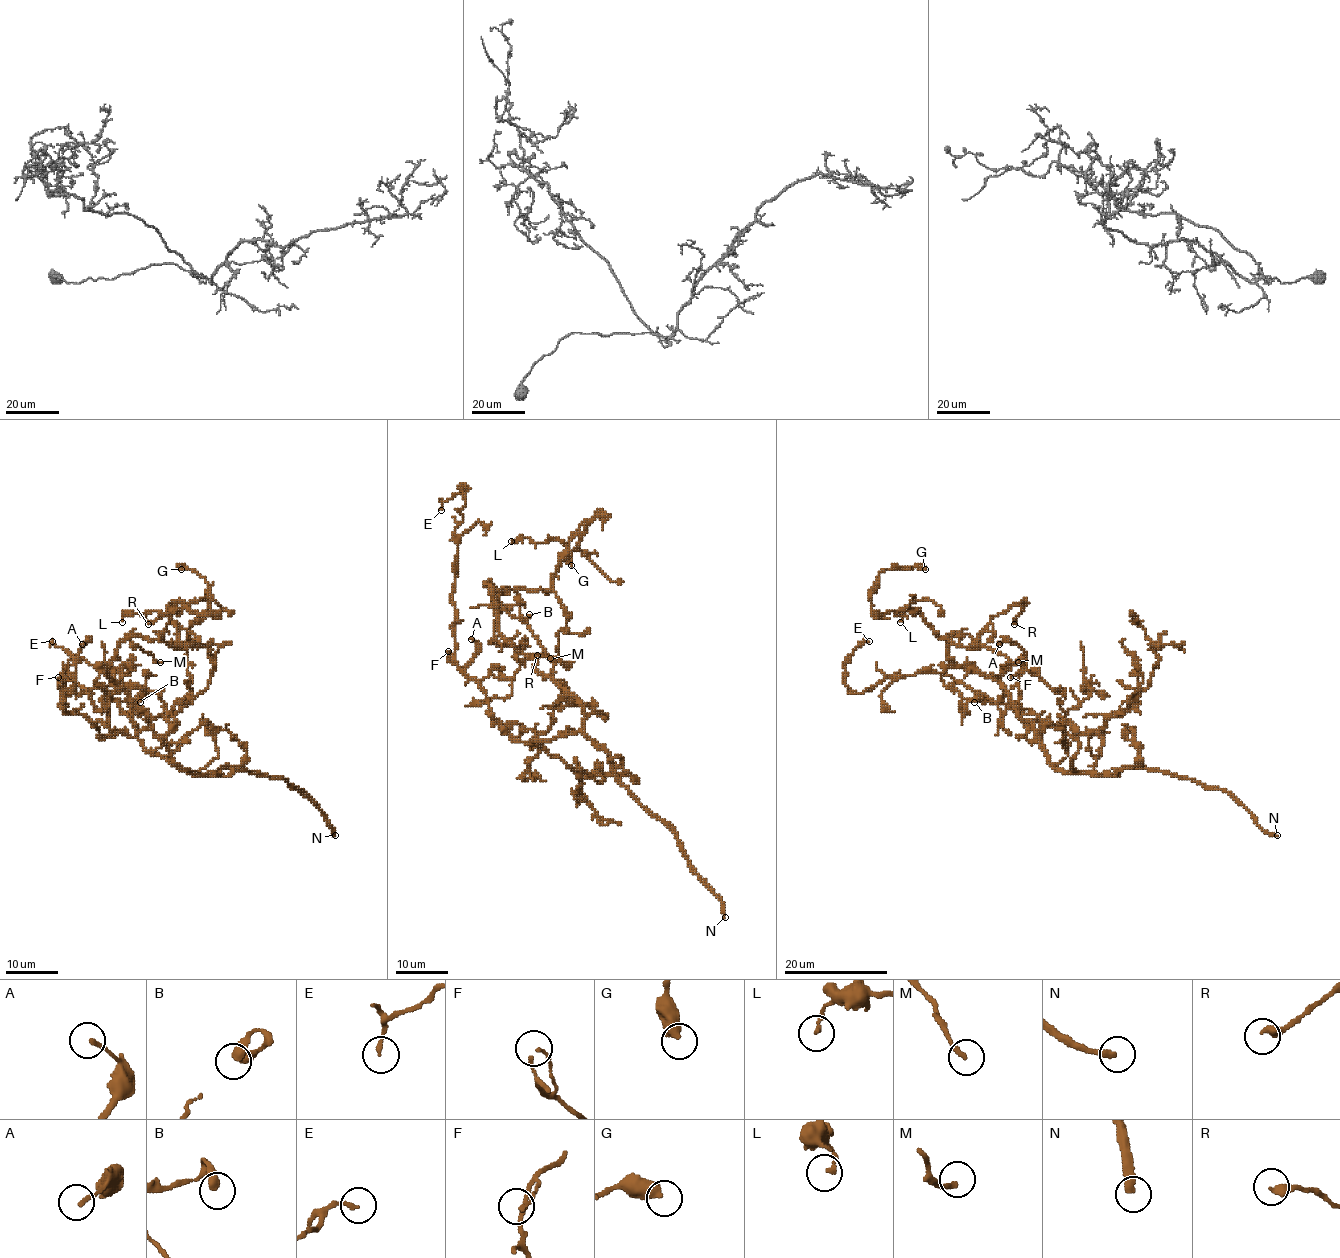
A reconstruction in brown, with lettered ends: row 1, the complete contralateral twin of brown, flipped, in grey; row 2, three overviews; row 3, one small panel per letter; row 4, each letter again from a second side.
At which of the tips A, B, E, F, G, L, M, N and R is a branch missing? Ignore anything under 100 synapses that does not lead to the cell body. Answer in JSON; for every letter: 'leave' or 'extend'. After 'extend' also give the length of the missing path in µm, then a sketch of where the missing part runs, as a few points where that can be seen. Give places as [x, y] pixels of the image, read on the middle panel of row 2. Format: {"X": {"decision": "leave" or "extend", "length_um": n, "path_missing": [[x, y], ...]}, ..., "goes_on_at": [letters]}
{"A": {"decision": "leave"}, "B": {"decision": "leave"}, "E": {"decision": "leave"}, "F": {"decision": "leave"}, "G": {"decision": "leave"}, "L": {"decision": "leave"}, "M": {"decision": "leave"}, "N": {"decision": "extend", "length_um": 120}, "R": {"decision": "leave"}, "goes_on_at": ["N"]}

